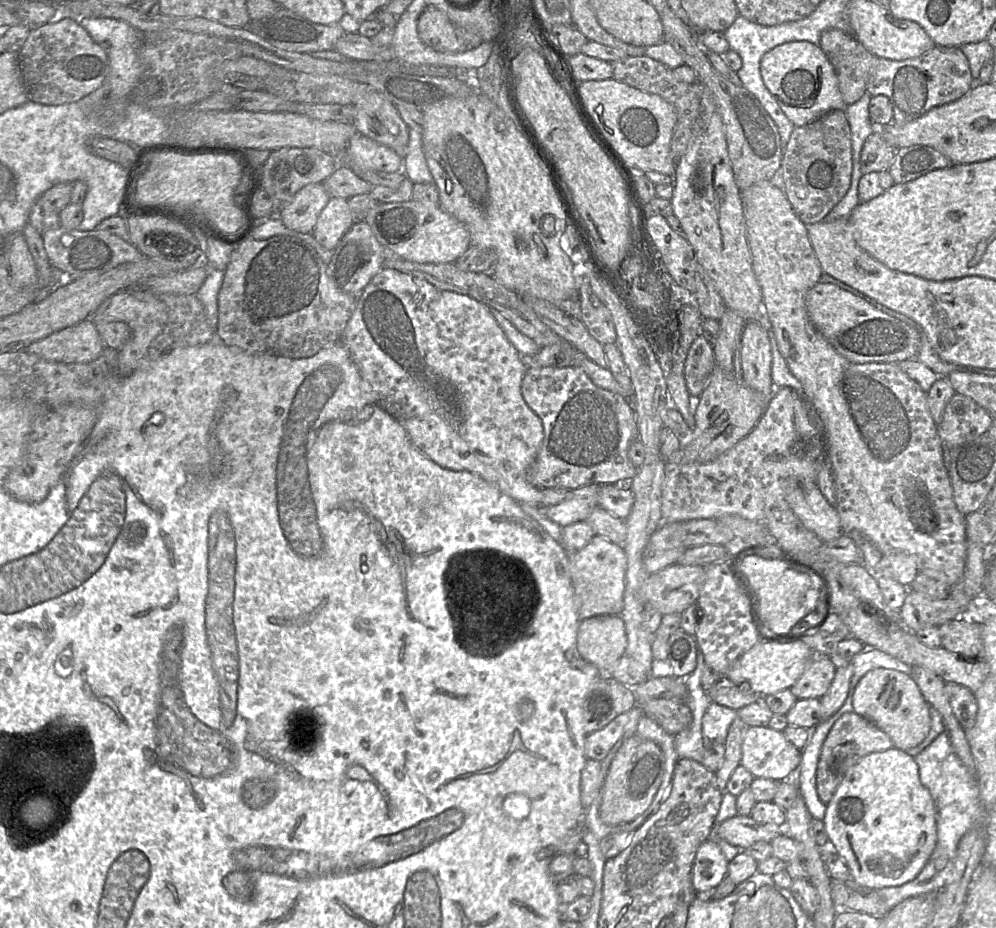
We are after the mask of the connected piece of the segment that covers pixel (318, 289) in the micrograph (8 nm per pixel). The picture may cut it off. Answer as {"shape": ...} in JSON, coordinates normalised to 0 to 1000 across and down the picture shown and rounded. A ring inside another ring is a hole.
{"shape":[[[280,253],[268,258],[258,259],[253,255],[239,261],[233,265],[227,291],[225,292],[224,303],[219,316],[219,344],[216,353],[217,364],[224,371],[239,375],[251,380],[273,381],[289,386],[309,385],[323,375],[340,367],[345,355],[352,343],[358,327],[359,319],[343,313],[329,294],[329,283],[327,283],[309,262],[296,254]]]}

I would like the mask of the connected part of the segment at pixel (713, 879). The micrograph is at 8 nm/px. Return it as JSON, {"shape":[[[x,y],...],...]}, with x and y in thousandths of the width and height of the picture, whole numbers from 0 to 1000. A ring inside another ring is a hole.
{"shape":[[[711,904],[704,909],[695,935],[695,953],[698,960],[719,957],[729,945],[731,931],[732,928],[717,905]]]}

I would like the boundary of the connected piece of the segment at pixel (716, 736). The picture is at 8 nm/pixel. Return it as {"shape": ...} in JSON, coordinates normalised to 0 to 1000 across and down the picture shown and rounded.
{"shape":[[[714,755],[705,775],[706,797],[728,803],[732,784],[740,772],[738,764]]]}

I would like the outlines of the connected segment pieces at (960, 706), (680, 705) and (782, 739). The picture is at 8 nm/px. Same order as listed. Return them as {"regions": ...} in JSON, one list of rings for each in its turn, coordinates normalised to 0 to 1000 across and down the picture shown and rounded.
{"regions":[[[[950,735],[949,745],[956,766],[967,786],[977,783],[982,767],[979,748],[971,740],[958,735]]],[[[654,752],[641,761],[670,790],[678,793],[695,778],[695,767],[684,753]]],[[[752,782],[745,801],[745,816],[743,823],[758,838],[785,842],[797,839],[805,819],[805,809],[792,798],[786,788],[773,783]]]]}

